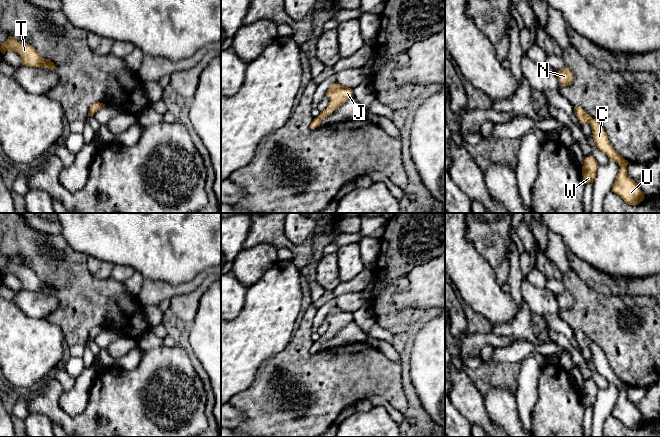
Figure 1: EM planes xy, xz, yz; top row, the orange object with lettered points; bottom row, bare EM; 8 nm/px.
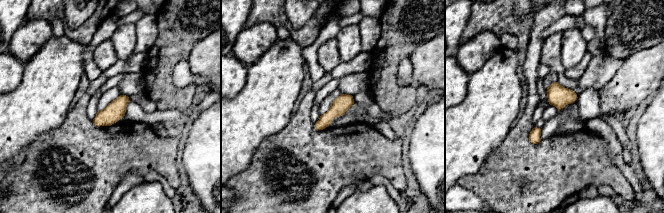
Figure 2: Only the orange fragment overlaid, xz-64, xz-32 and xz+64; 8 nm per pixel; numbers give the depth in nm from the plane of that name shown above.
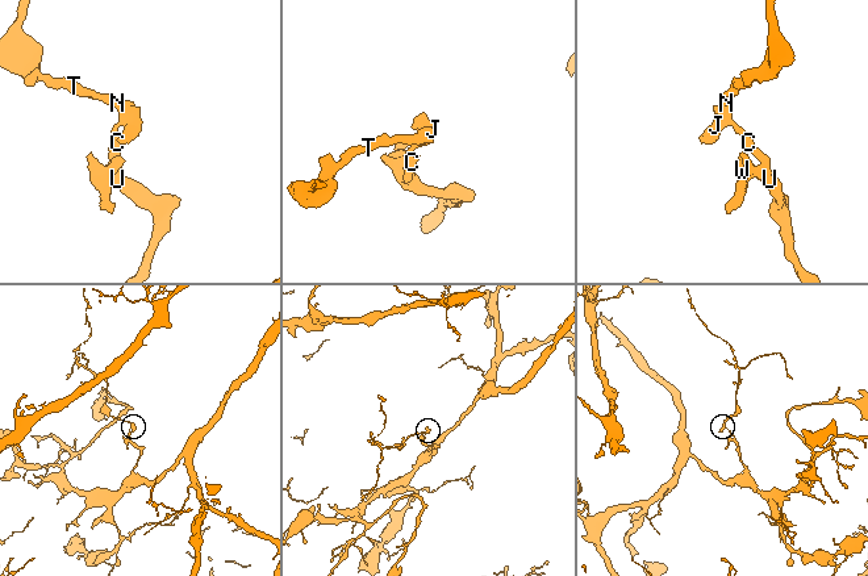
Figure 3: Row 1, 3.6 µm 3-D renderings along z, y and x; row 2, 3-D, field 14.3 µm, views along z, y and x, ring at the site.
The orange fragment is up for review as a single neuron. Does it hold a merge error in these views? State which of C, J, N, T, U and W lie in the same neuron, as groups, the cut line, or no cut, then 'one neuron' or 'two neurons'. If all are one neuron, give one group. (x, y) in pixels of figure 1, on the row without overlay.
C J N T U W | no cut | one neuron

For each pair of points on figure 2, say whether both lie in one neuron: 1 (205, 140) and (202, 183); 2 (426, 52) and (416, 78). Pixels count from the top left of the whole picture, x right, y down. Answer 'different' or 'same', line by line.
1: same
2: same

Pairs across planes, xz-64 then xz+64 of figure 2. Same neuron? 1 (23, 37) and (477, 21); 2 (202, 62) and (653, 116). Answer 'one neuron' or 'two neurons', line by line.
1: two neurons
2: two neurons

